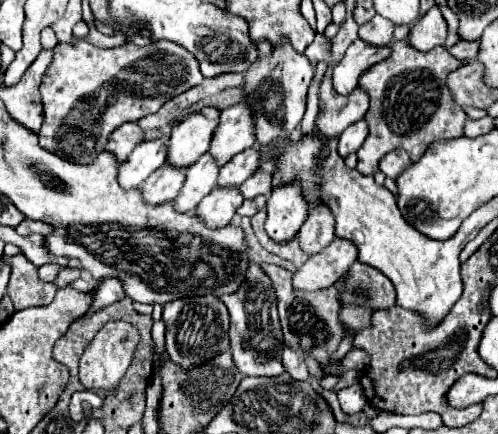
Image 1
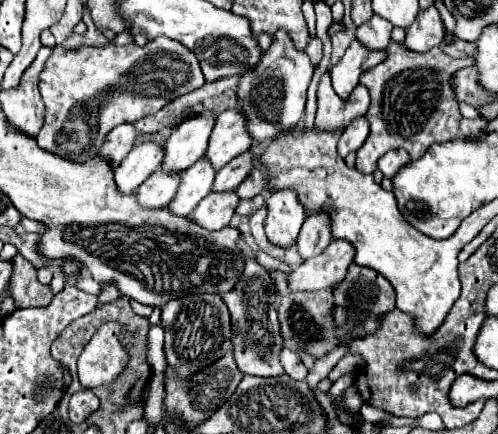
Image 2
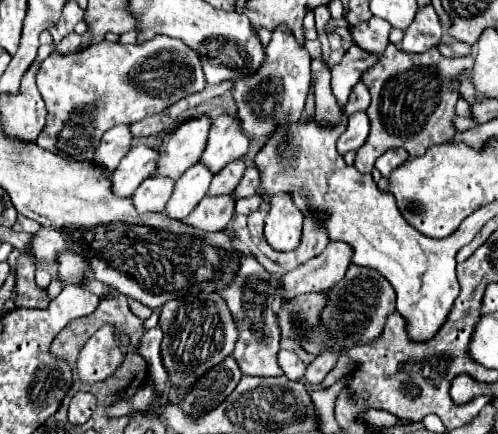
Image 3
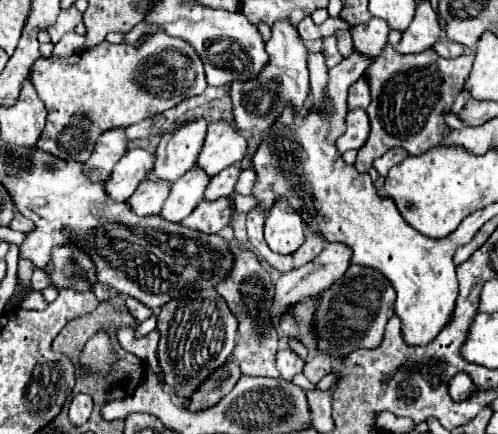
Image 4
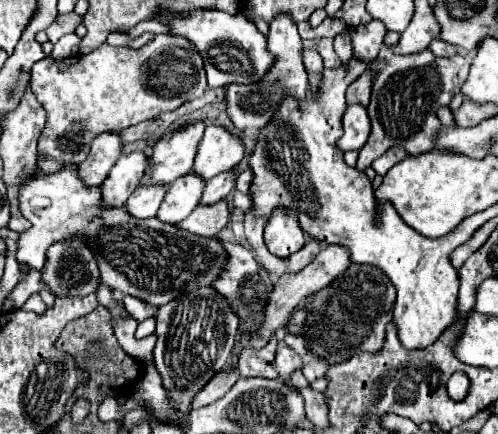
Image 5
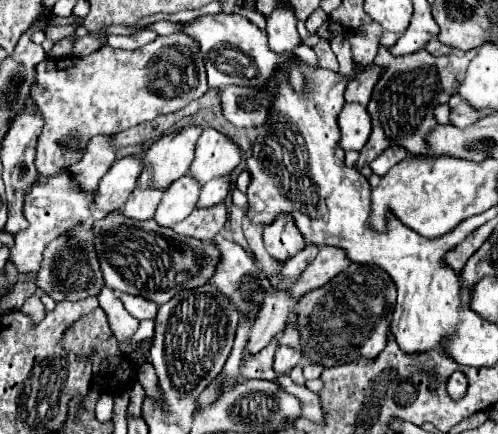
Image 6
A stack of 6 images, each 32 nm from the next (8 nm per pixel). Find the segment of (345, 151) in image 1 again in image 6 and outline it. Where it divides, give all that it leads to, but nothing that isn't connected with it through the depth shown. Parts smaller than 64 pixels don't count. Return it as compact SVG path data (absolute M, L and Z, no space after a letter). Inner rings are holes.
M344 102L344 108L338 114L338 128L342 134L340 144L344 150L362 150L372 130L366 106L358 102Z

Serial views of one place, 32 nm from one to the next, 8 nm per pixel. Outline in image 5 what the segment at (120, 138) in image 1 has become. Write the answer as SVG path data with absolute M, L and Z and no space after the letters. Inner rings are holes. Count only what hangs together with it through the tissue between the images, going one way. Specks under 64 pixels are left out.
M100 134L90 144L90 152L84 162L78 164L78 174L86 186L100 186L108 176L112 164L120 158L120 134Z

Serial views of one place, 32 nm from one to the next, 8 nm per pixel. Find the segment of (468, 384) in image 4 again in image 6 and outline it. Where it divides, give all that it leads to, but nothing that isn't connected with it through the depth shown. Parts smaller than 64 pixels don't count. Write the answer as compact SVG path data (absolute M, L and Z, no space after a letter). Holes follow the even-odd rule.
M454 372L448 380L448 392L452 398L460 398L464 396L464 390L466 390L468 382L466 382L466 376L462 372Z

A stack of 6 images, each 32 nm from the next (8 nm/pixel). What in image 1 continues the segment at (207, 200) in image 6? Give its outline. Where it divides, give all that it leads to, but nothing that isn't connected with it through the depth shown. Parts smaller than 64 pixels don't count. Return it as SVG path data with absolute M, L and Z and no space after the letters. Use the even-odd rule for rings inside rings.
M250 148L246 152L240 152L240 156L234 156L228 164L224 164L224 168L220 168L216 186L218 188L240 186L246 178L250 178L258 170L260 160L262 160L262 156L254 148Z

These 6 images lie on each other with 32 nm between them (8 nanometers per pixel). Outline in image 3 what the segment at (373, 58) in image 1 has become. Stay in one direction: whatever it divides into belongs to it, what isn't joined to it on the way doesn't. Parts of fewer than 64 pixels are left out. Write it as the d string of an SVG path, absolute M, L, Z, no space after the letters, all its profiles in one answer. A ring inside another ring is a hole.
M356 44L344 54L342 62L336 64L330 74L332 74L332 80L330 80L330 88L332 88L332 94L336 96L336 102L340 106L340 110L344 112L344 104L348 100L348 94L352 90L352 86L360 80L360 76L372 66L376 64L378 56L366 56L366 52L360 52L360 48L356 48Z

